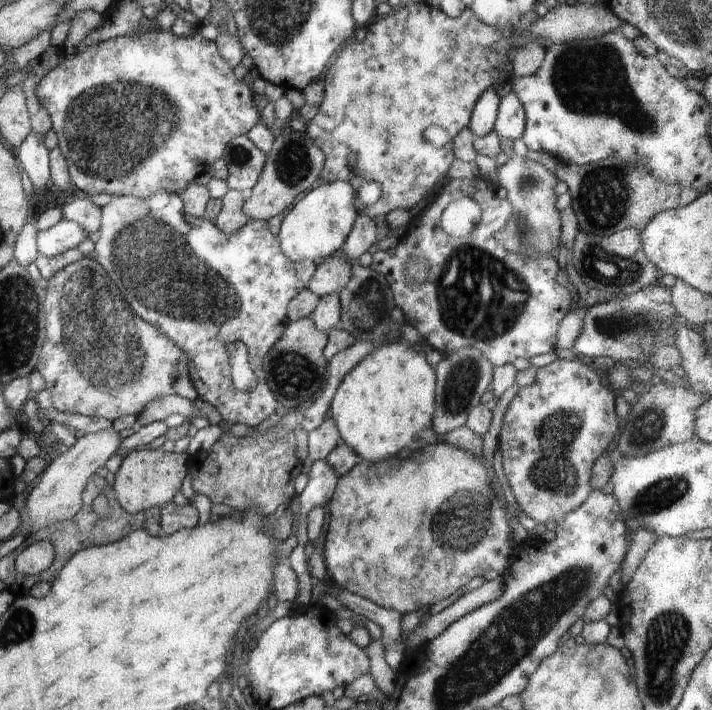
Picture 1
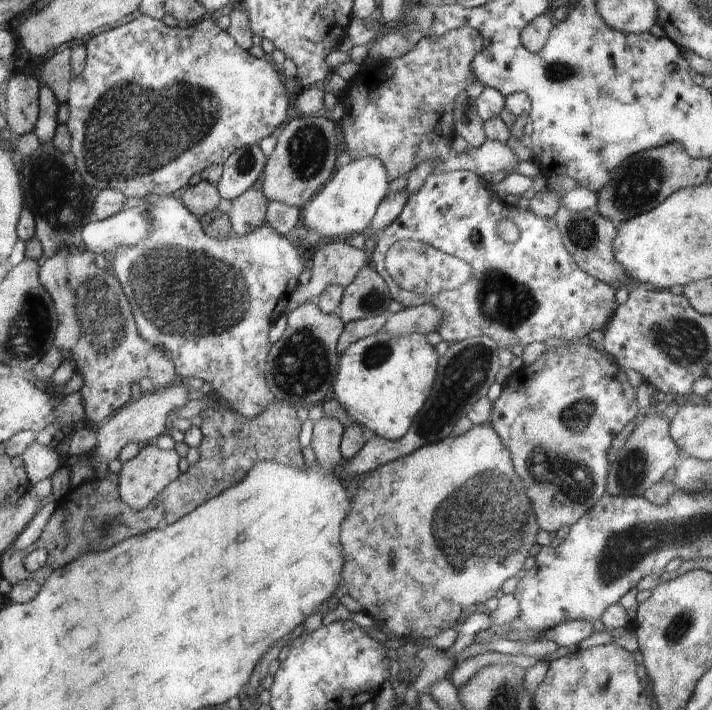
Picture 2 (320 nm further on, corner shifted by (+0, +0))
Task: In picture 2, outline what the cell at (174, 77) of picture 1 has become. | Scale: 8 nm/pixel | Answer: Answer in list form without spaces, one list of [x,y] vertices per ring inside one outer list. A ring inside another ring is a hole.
[[[140,14],[138,18],[134,18],[132,22],[124,26],[119,26],[109,32],[100,32],[93,39],[85,42],[85,46],[87,51],[85,68],[78,76],[71,78],[65,104],[68,106],[69,114],[66,128],[71,136],[71,154],[77,158],[78,172],[81,173],[82,180],[90,184],[90,188],[98,188],[100,191],[111,189],[126,198],[172,195],[176,190],[186,186],[192,174],[200,174],[214,165],[224,166],[229,156],[238,148],[245,147],[246,144],[258,145],[262,138],[270,136],[288,116],[290,98],[280,80],[280,74],[274,70],[276,66],[268,64],[266,58],[250,56],[248,51],[241,48],[228,32],[220,30],[216,22],[212,22],[207,17],[182,29],[169,28],[162,20]]]

